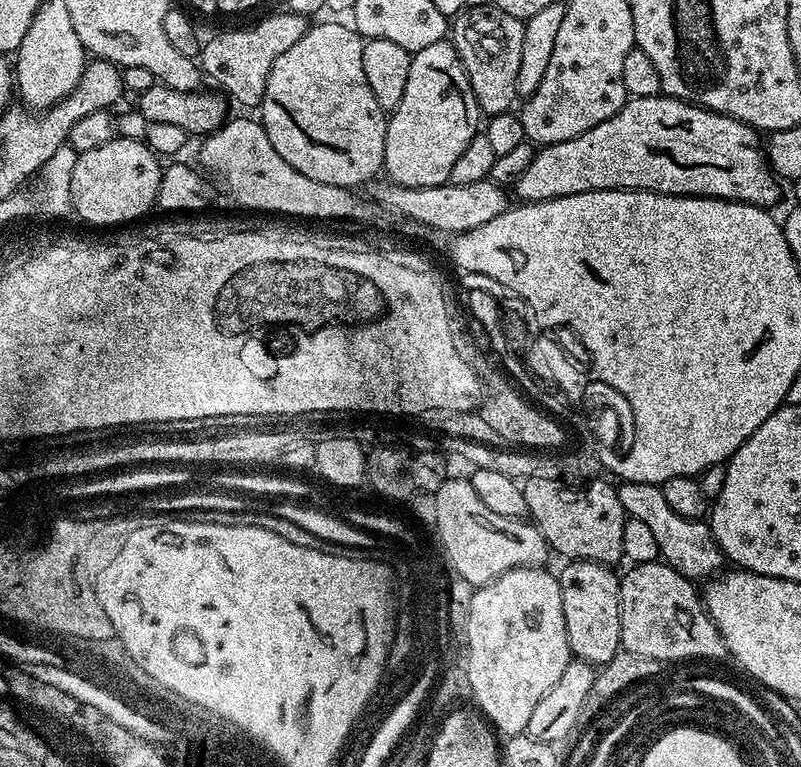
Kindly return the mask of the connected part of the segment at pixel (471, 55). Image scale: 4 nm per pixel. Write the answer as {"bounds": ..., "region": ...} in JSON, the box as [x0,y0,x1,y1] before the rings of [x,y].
{"bounds":[450,7,524,117],"region":[[[469,7],[451,21],[450,28],[451,42],[460,55],[481,113],[489,117],[513,111],[512,103],[518,100],[516,87],[518,66],[522,66],[524,21],[501,8]]]}

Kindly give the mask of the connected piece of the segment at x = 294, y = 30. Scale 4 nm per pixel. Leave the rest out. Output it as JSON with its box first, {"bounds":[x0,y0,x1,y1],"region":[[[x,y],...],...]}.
{"bounds":[198,10,310,107],"region":[[[281,10],[260,22],[246,28],[226,30],[214,35],[209,41],[201,45],[198,60],[203,73],[208,75],[234,102],[244,105],[259,107],[264,100],[266,78],[274,62],[282,54],[290,50],[310,27],[307,17],[296,12]]]}

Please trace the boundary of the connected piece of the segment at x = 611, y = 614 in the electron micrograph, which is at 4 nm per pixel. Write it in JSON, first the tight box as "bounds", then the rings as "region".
{"bounds":[558,560,622,666],"region":[[[574,560],[565,563],[565,565],[564,573],[559,573],[558,579],[562,590],[568,645],[571,646],[573,657],[577,661],[584,661],[593,666],[606,665],[606,658],[609,658],[609,656],[604,656],[604,646],[610,644],[610,634],[612,634],[612,644],[614,646],[620,646],[620,639],[622,638],[621,577],[618,572],[616,576],[617,569],[615,567],[600,564],[596,560]]]}

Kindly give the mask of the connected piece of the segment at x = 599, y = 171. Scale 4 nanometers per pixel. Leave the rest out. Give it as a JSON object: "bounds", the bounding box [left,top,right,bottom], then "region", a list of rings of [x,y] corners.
{"bounds":[514,94,782,209],"region":[[[661,94],[650,98],[629,99],[620,107],[618,114],[606,118],[606,122],[598,122],[598,126],[594,126],[594,130],[586,130],[586,134],[578,134],[578,138],[570,138],[566,142],[543,145],[537,151],[534,162],[530,164],[526,174],[522,174],[522,178],[516,180],[514,191],[520,195],[519,199],[524,202],[553,200],[559,196],[582,194],[583,192],[600,193],[607,188],[615,188],[617,190],[660,192],[663,196],[712,196],[716,200],[737,200],[743,204],[753,204],[759,208],[771,209],[772,204],[776,204],[780,200],[780,187],[782,187],[781,181],[772,171],[765,149],[762,147],[761,133],[757,129],[751,128],[749,124],[743,124],[742,121],[736,120],[732,116],[724,116],[720,112],[712,112],[709,108],[702,108],[698,104],[690,104],[687,100],[677,100],[674,96]]]}

